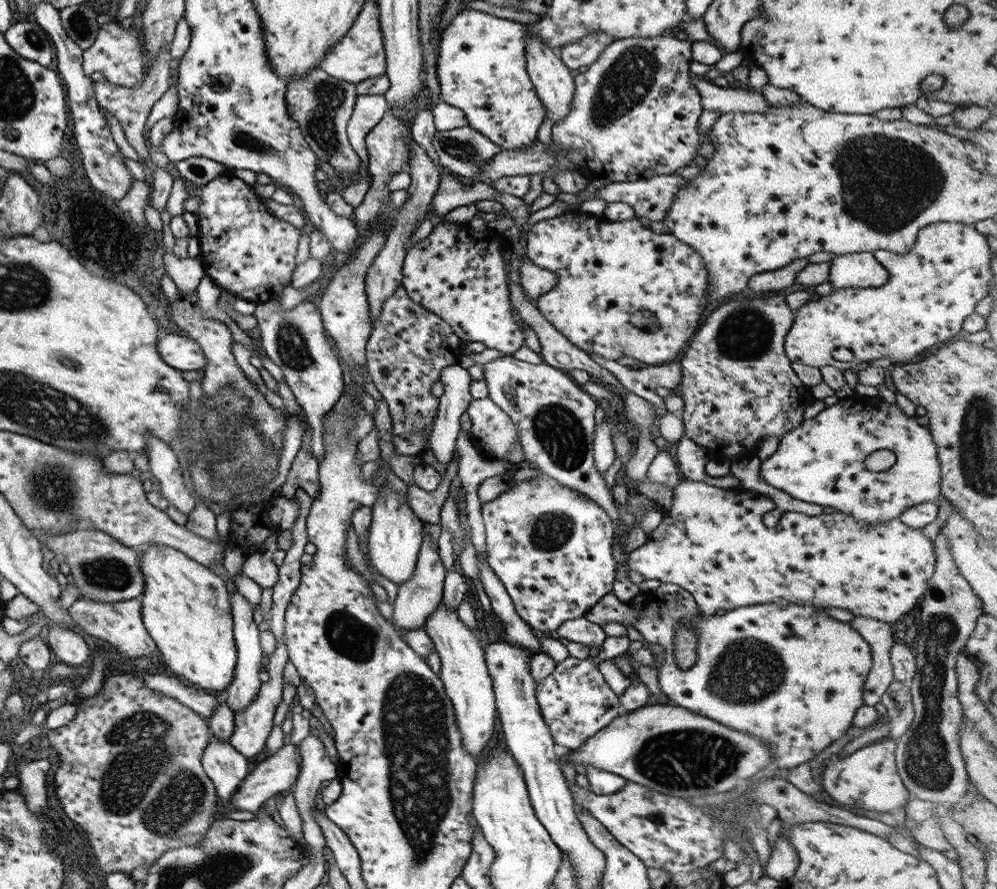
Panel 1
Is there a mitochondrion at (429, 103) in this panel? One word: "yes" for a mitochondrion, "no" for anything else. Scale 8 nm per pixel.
no

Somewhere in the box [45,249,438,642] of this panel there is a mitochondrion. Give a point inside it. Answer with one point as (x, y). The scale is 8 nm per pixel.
(106, 573)

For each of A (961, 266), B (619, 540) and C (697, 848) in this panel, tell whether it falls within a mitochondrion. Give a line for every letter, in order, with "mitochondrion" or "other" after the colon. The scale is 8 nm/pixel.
A: other
B: other
C: other

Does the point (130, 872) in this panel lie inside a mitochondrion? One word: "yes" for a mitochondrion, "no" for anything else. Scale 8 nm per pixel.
no

